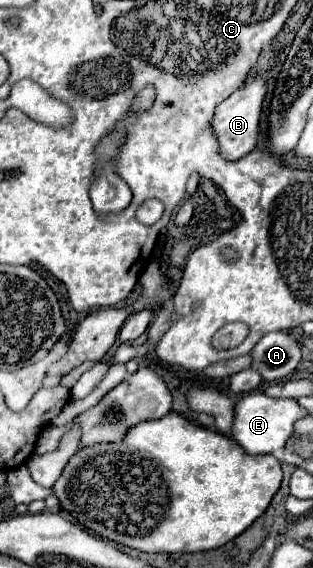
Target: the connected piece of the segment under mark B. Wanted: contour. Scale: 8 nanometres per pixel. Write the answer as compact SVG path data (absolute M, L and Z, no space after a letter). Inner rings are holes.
M249 75L245 85L237 89L233 95L229 95L215 111L213 117L213 127L223 151L223 157L229 161L235 161L249 151L253 151L259 143L259 123L261 123L261 111L263 111L263 101L267 95L267 79L263 75Z

